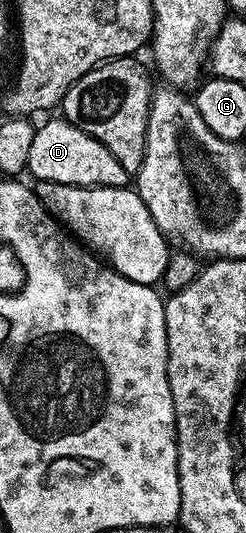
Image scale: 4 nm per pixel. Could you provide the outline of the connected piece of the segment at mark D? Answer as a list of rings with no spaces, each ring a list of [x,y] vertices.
[[[58,119],[47,121],[36,128],[33,135],[33,148],[29,150],[29,163],[26,172],[35,176],[36,182],[52,181],[66,185],[104,185],[105,187],[124,188],[129,175],[121,163],[101,142],[93,139],[85,131],[77,128],[72,121]]]

